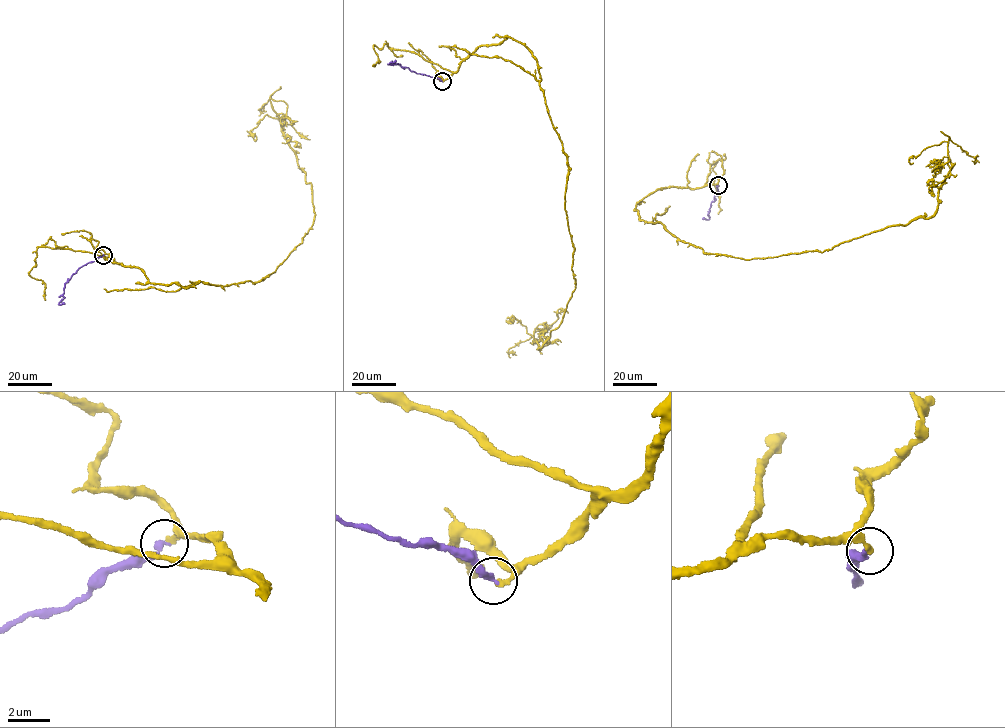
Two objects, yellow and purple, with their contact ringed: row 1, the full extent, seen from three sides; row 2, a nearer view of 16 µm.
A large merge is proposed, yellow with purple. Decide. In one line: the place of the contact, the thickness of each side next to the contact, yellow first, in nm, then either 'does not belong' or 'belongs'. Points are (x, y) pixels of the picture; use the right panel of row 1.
at (718, 185); 240 nm thick on the yellow side, 280 nm on the other; belongs

